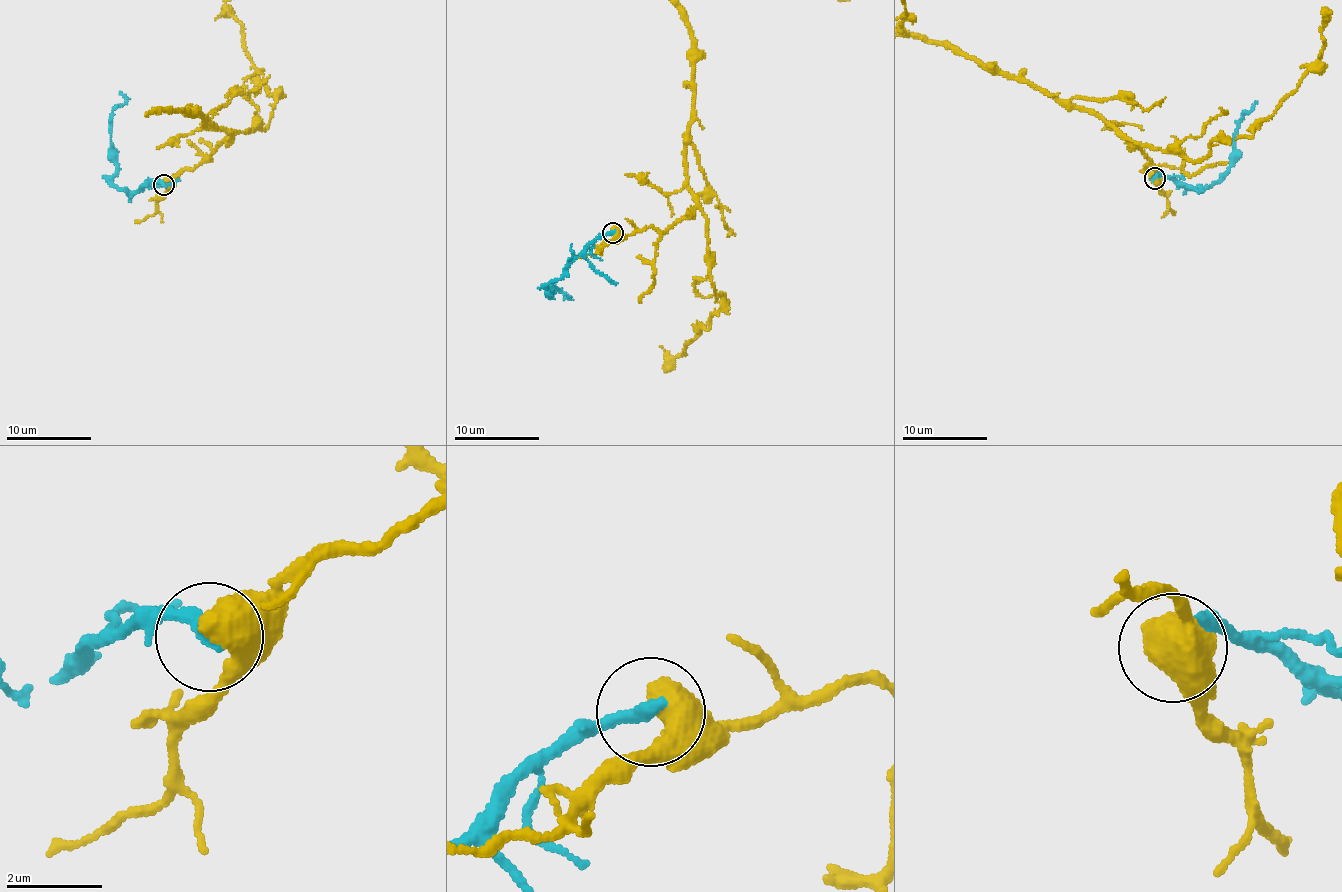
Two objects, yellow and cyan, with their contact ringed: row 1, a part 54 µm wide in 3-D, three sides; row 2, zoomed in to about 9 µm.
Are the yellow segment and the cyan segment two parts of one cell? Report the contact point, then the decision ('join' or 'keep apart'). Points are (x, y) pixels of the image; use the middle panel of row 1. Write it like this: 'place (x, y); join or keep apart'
place (612, 233); keep apart

